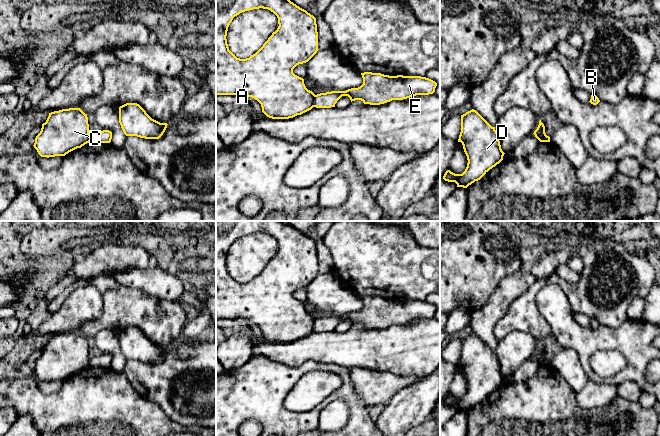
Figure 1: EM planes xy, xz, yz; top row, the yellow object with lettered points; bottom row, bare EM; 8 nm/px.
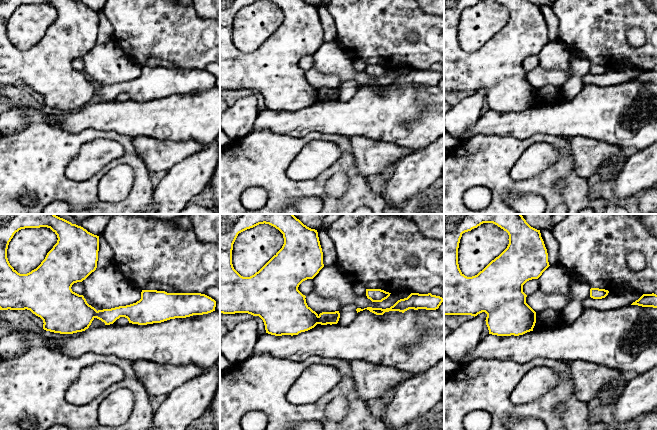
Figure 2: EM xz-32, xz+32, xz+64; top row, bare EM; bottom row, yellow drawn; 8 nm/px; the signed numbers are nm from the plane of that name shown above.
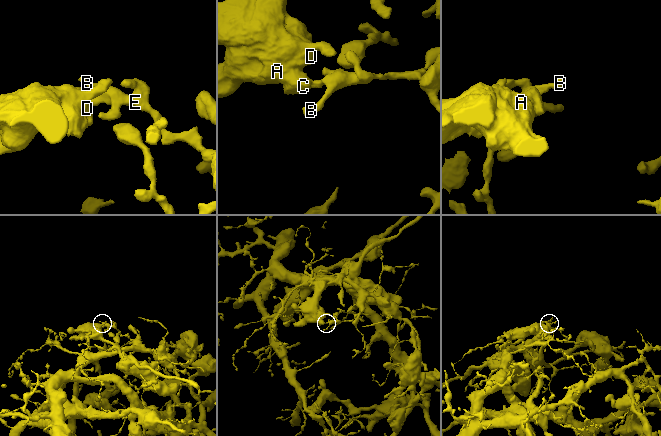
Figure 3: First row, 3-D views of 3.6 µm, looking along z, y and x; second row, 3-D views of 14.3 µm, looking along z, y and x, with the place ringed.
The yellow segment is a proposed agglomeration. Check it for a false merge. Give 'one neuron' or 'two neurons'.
two neurons

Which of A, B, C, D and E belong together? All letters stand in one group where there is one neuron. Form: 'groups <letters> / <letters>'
groups A C D / B E

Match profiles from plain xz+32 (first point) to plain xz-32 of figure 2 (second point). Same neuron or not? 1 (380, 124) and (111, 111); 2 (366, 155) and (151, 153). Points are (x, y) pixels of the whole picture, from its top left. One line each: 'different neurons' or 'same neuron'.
1: same neuron
2: same neuron

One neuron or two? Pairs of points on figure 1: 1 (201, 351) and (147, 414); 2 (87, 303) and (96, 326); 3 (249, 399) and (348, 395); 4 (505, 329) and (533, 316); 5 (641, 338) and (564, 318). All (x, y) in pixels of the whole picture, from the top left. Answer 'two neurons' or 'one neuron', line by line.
1: two neurons
2: two neurons
3: one neuron
4: one neuron
5: one neuron

